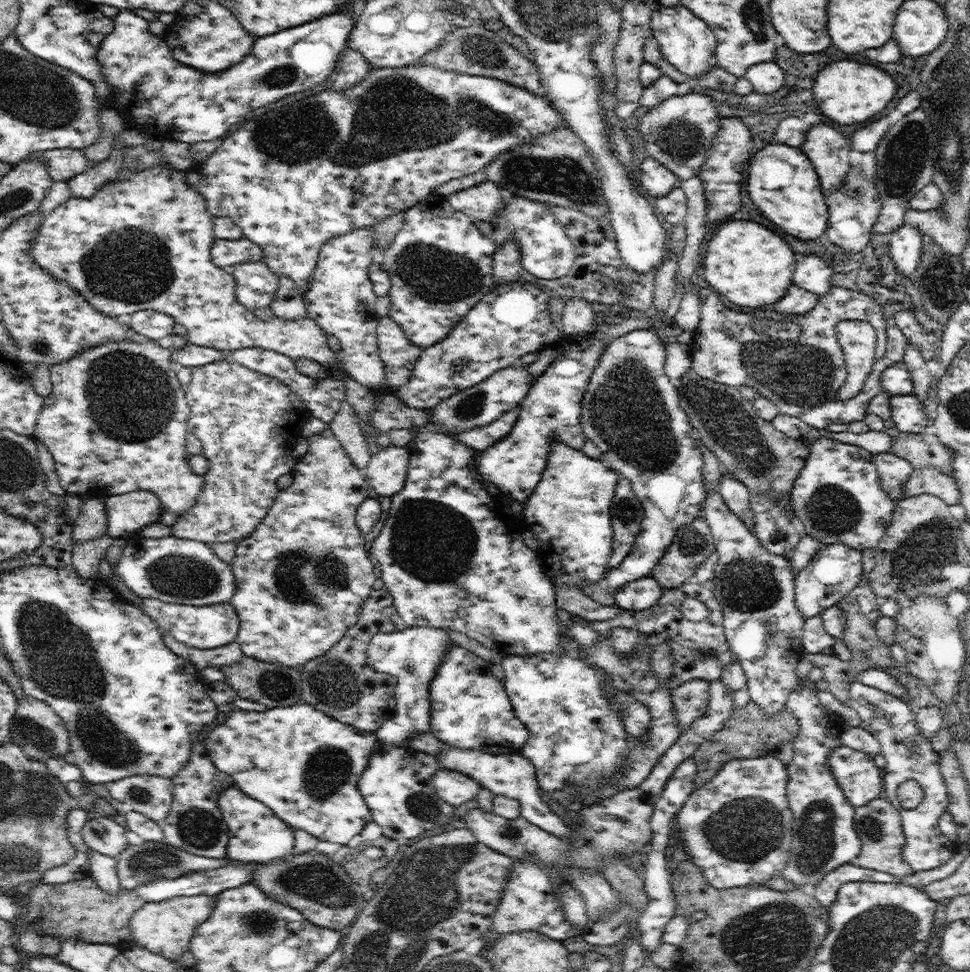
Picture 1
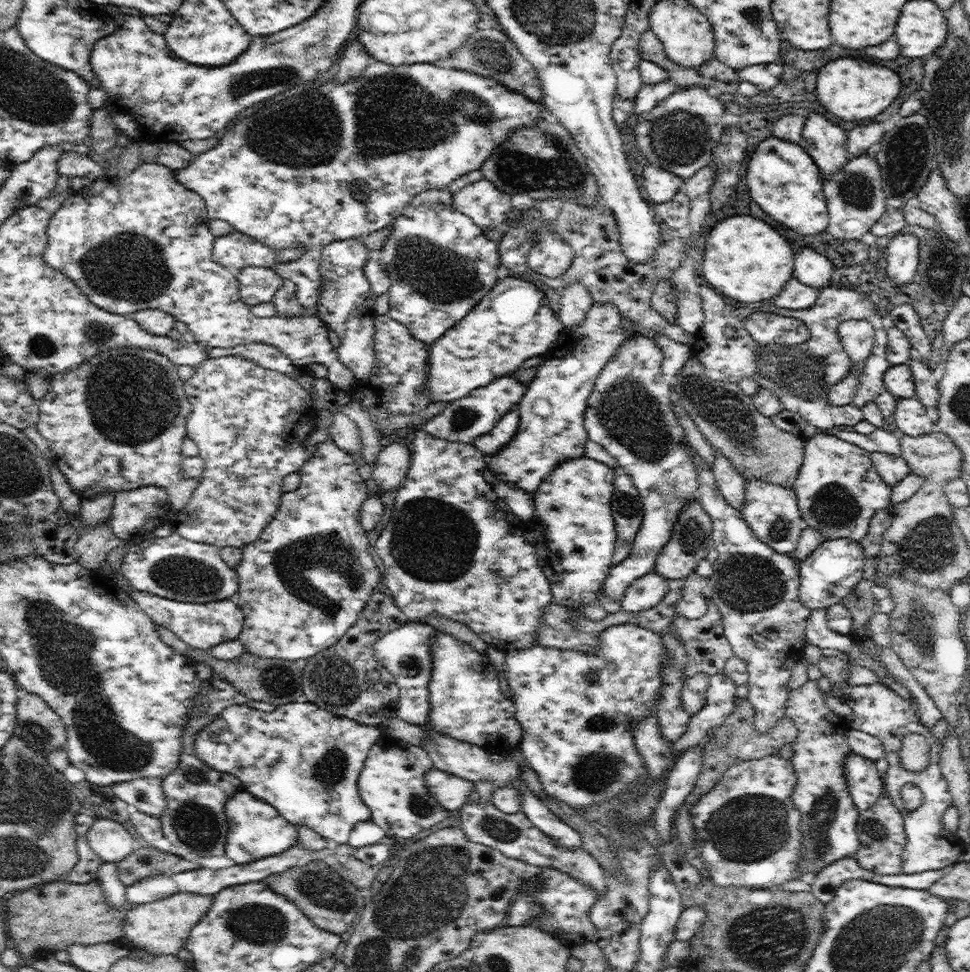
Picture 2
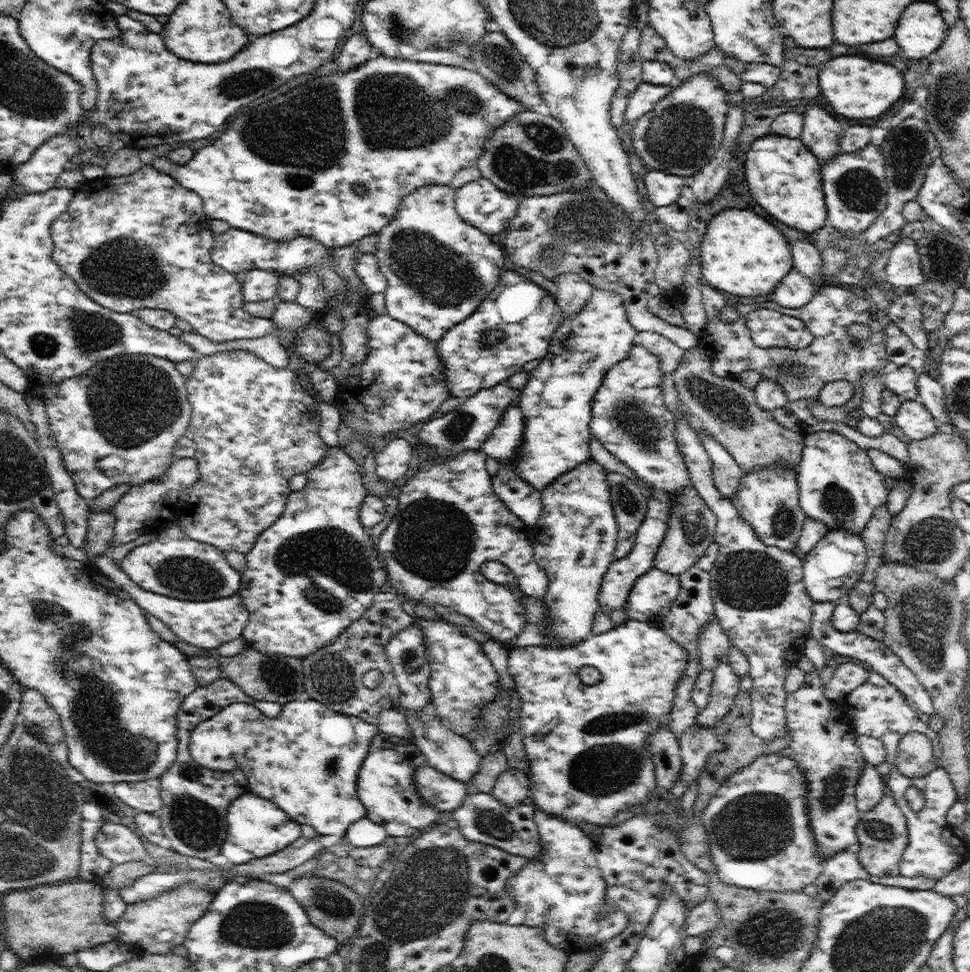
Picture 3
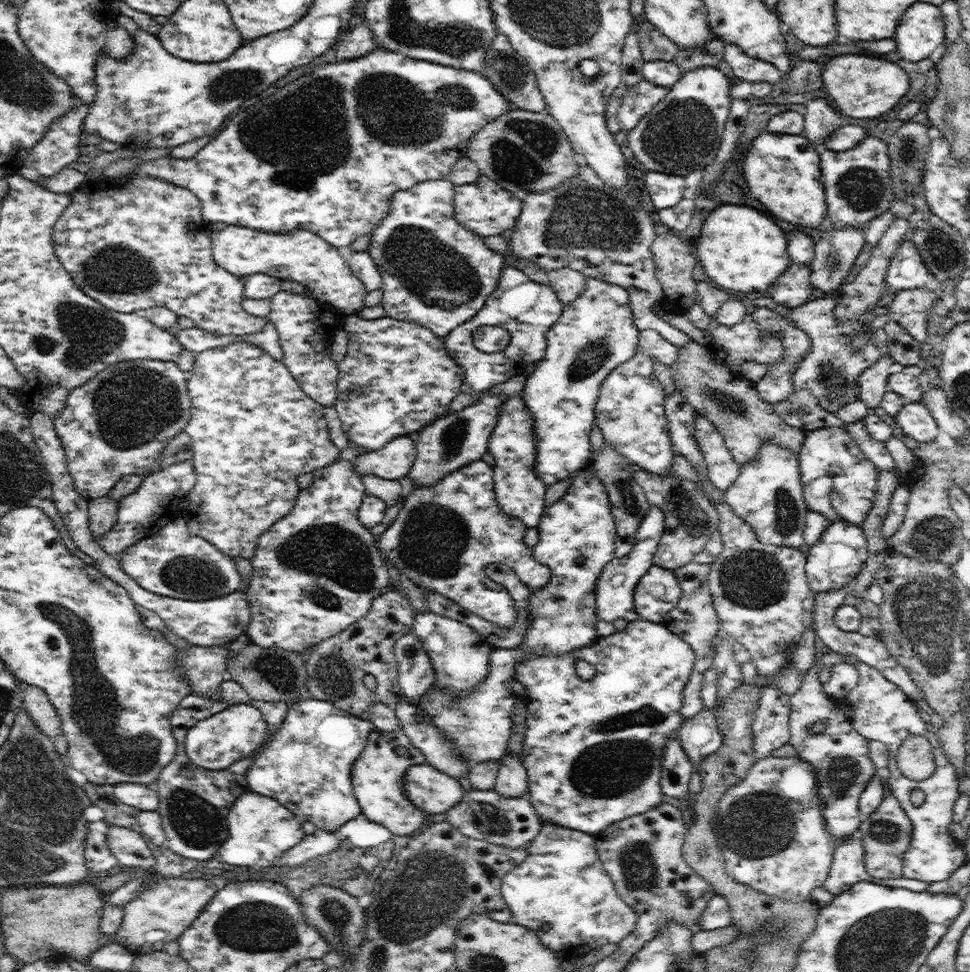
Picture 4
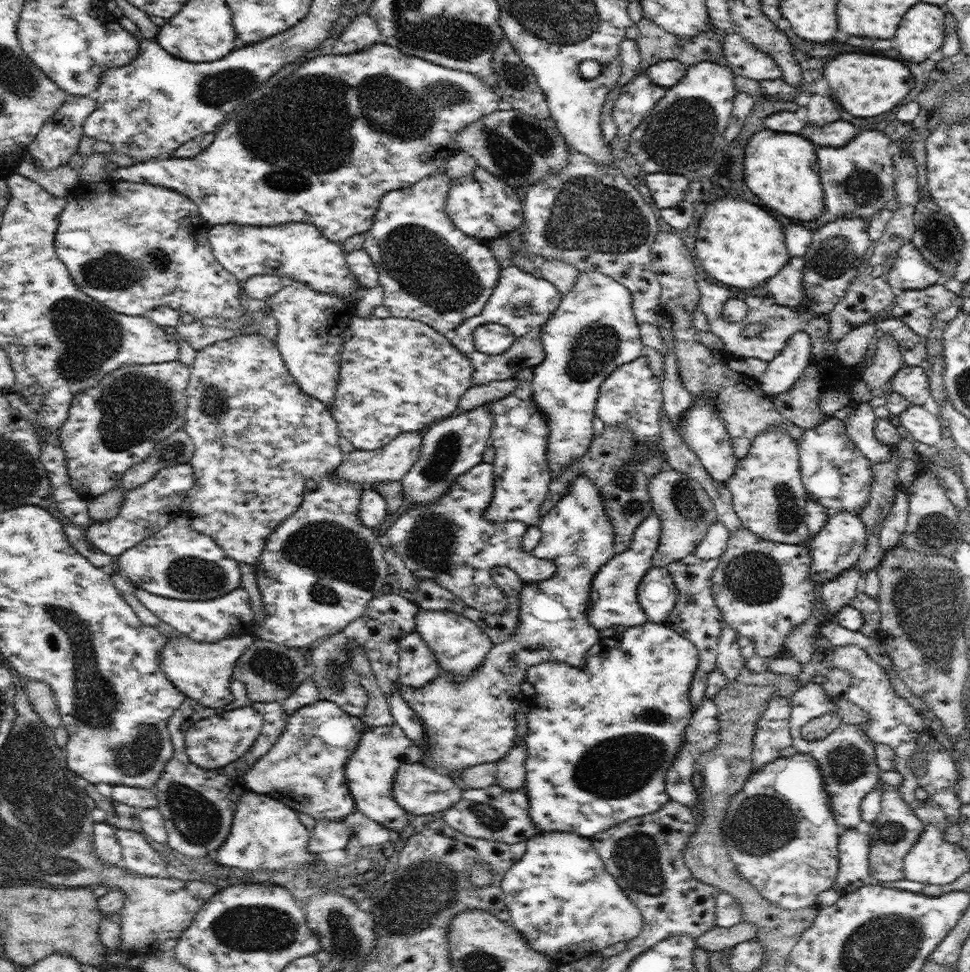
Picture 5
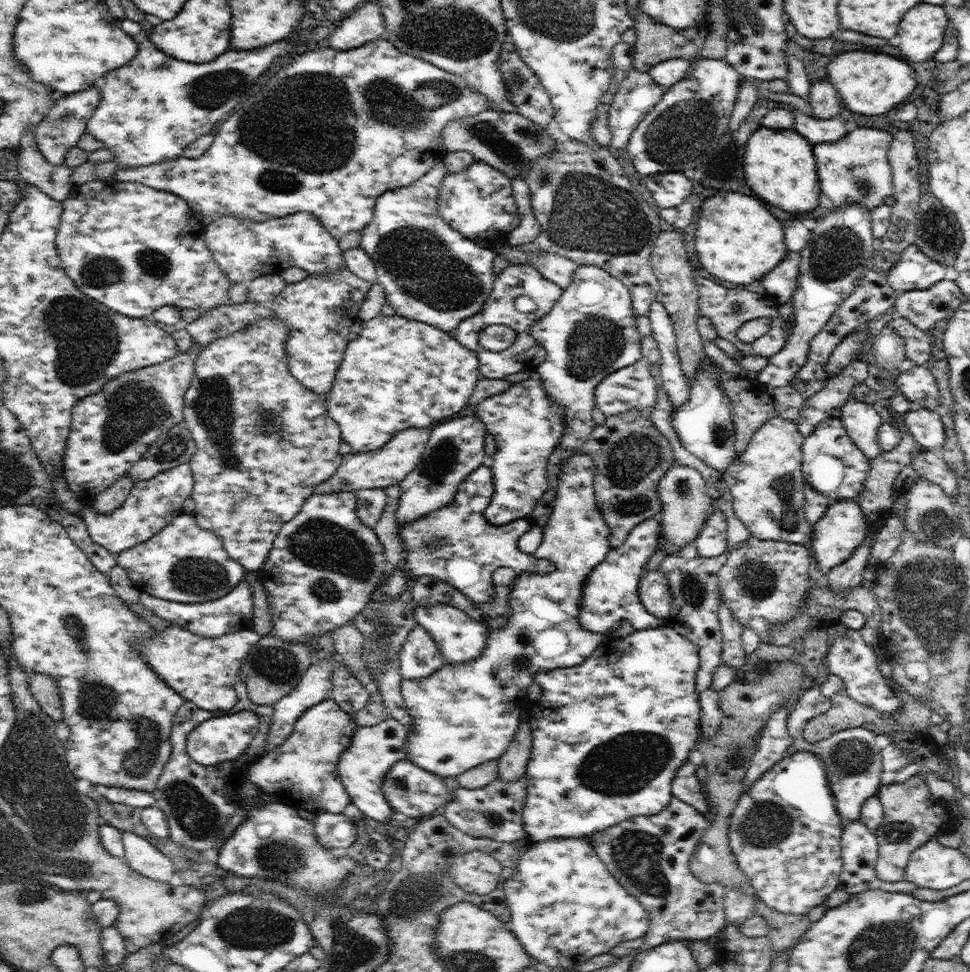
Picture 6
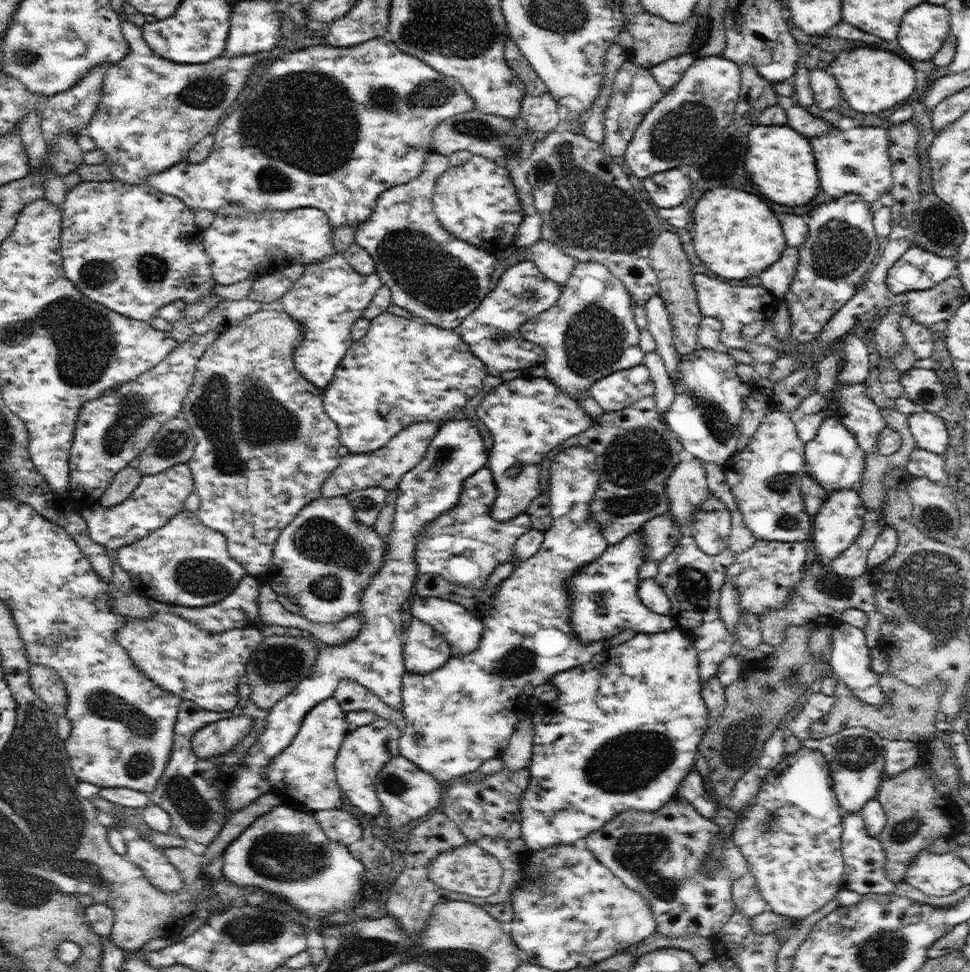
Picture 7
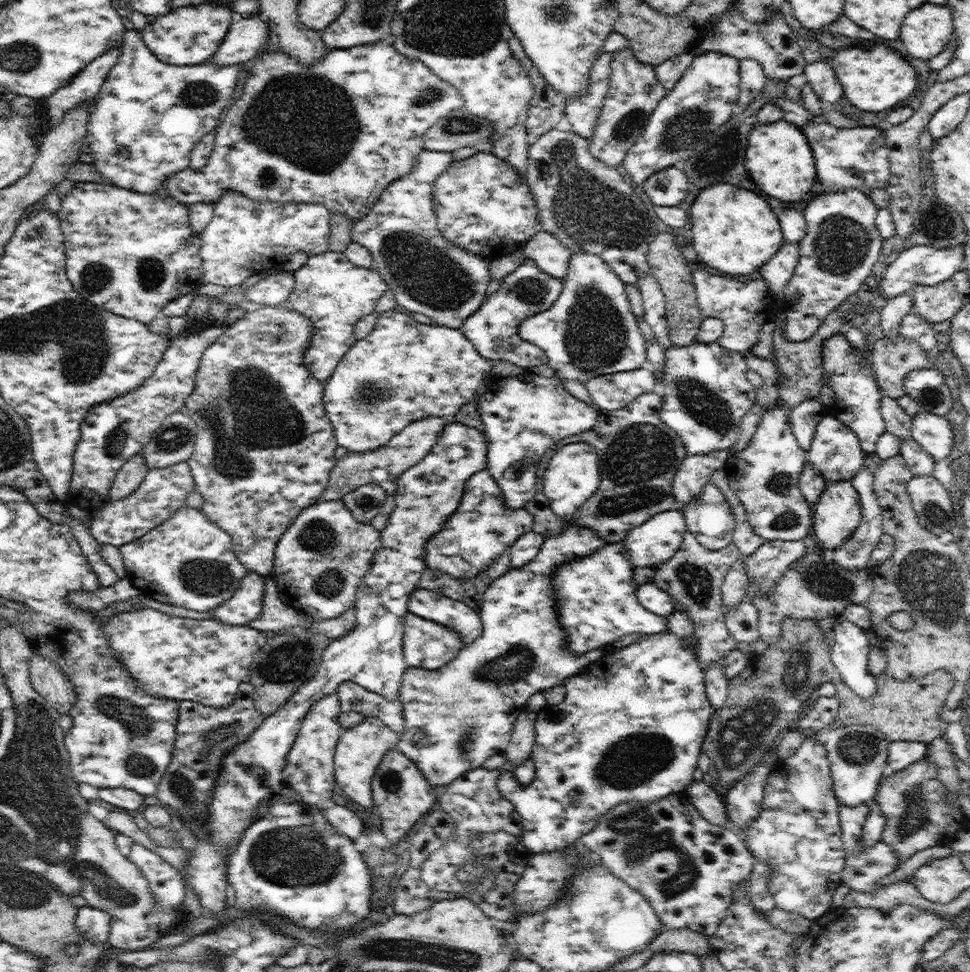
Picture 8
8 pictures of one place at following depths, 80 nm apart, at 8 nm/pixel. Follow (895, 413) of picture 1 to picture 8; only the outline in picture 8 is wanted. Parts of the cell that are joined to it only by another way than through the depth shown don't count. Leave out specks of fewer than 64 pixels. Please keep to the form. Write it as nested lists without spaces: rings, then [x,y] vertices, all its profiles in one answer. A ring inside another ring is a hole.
[[[927,411],[912,419],[911,437],[936,460],[944,464],[953,444],[952,430],[947,419]]]

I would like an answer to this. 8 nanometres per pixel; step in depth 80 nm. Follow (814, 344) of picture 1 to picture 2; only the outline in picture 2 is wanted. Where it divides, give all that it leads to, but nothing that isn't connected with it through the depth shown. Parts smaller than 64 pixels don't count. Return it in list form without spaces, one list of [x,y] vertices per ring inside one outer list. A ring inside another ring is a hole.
[[[705,285],[699,288],[700,298],[702,300],[703,322],[700,331],[695,334],[695,343],[691,346],[693,356],[696,357],[703,366],[708,377],[715,381],[735,382],[741,378],[753,378],[763,389],[771,390],[771,393],[780,400],[782,410],[790,410],[794,414],[800,414],[810,424],[826,431],[832,431],[836,426],[854,426],[863,419],[862,410],[866,408],[868,402],[872,402],[878,393],[885,390],[884,373],[887,368],[891,367],[891,362],[887,362],[887,331],[882,325],[882,316],[877,312],[876,305],[870,301],[866,294],[859,292],[849,286],[824,286],[818,294],[816,304],[806,310],[796,310],[787,313],[792,318],[797,318],[804,322],[804,325],[810,330],[810,339],[805,344],[800,345],[777,345],[770,347],[758,345],[758,342],[752,339],[752,336],[746,331],[744,326],[745,318],[755,312],[770,312],[776,314],[786,313],[782,308],[778,308],[772,302],[762,301],[746,306],[731,306],[730,302],[724,300],[724,295],[717,293],[712,287]],[[862,319],[871,322],[875,330],[875,347],[871,355],[864,363],[864,368],[859,376],[859,385],[854,401],[850,405],[836,407],[828,403],[828,389],[833,384],[845,379],[851,371],[851,358],[840,344],[838,336],[838,326],[845,320]]]

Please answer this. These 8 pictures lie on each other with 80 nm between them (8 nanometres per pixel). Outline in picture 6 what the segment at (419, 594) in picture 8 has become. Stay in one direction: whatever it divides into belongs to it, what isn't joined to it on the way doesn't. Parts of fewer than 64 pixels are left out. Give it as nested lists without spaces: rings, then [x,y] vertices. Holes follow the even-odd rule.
[[[444,603],[428,606],[414,605],[414,607],[417,624],[426,628],[431,634],[446,663],[457,665],[482,654],[489,632],[489,628],[485,624],[470,618],[459,608]]]

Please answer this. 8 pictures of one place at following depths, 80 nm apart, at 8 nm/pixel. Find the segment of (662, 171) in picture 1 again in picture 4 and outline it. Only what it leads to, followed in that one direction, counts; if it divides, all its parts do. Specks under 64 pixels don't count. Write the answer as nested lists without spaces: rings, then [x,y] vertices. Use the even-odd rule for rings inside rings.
[[[648,171],[644,180],[657,209],[670,208],[683,199],[682,193],[686,188],[683,176]]]

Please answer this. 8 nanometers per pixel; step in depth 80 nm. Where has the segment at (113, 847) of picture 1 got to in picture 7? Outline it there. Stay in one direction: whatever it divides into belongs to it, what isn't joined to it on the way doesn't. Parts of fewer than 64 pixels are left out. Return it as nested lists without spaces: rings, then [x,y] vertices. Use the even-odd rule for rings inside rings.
[[[143,838],[134,839],[127,842],[126,858],[135,862],[143,870],[144,877],[156,889],[168,893],[180,893],[184,890],[183,883],[178,869],[168,861],[168,858],[155,849],[155,846]]]

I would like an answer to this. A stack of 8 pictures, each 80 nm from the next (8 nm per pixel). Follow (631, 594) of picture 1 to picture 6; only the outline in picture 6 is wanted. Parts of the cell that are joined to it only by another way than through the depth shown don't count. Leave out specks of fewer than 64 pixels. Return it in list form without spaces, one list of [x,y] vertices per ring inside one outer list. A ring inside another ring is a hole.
[[[648,570],[639,582],[639,597],[646,610],[655,617],[667,619],[672,593],[666,575],[661,570]]]

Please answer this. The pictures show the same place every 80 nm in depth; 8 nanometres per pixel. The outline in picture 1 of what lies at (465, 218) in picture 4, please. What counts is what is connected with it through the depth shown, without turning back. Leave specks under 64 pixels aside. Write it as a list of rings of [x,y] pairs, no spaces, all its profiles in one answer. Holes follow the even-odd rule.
[[[492,181],[481,182],[466,190],[458,190],[447,196],[448,202],[469,217],[492,222],[495,214],[505,205],[498,185]]]

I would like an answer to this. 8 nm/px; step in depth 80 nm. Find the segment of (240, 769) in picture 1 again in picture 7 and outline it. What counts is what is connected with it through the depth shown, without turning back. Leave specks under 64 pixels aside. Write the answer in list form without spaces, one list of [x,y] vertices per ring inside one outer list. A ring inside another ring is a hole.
[[[326,698],[319,702],[303,717],[303,721],[290,747],[266,769],[266,780],[270,782],[270,790],[285,803],[299,806],[309,812],[338,810],[342,808],[345,797],[341,792],[335,774],[335,760],[348,734],[346,712],[334,698]],[[232,716],[205,724],[192,737],[192,752],[200,760],[210,760],[220,754],[230,754],[234,746],[250,732],[253,720],[249,716]]]

